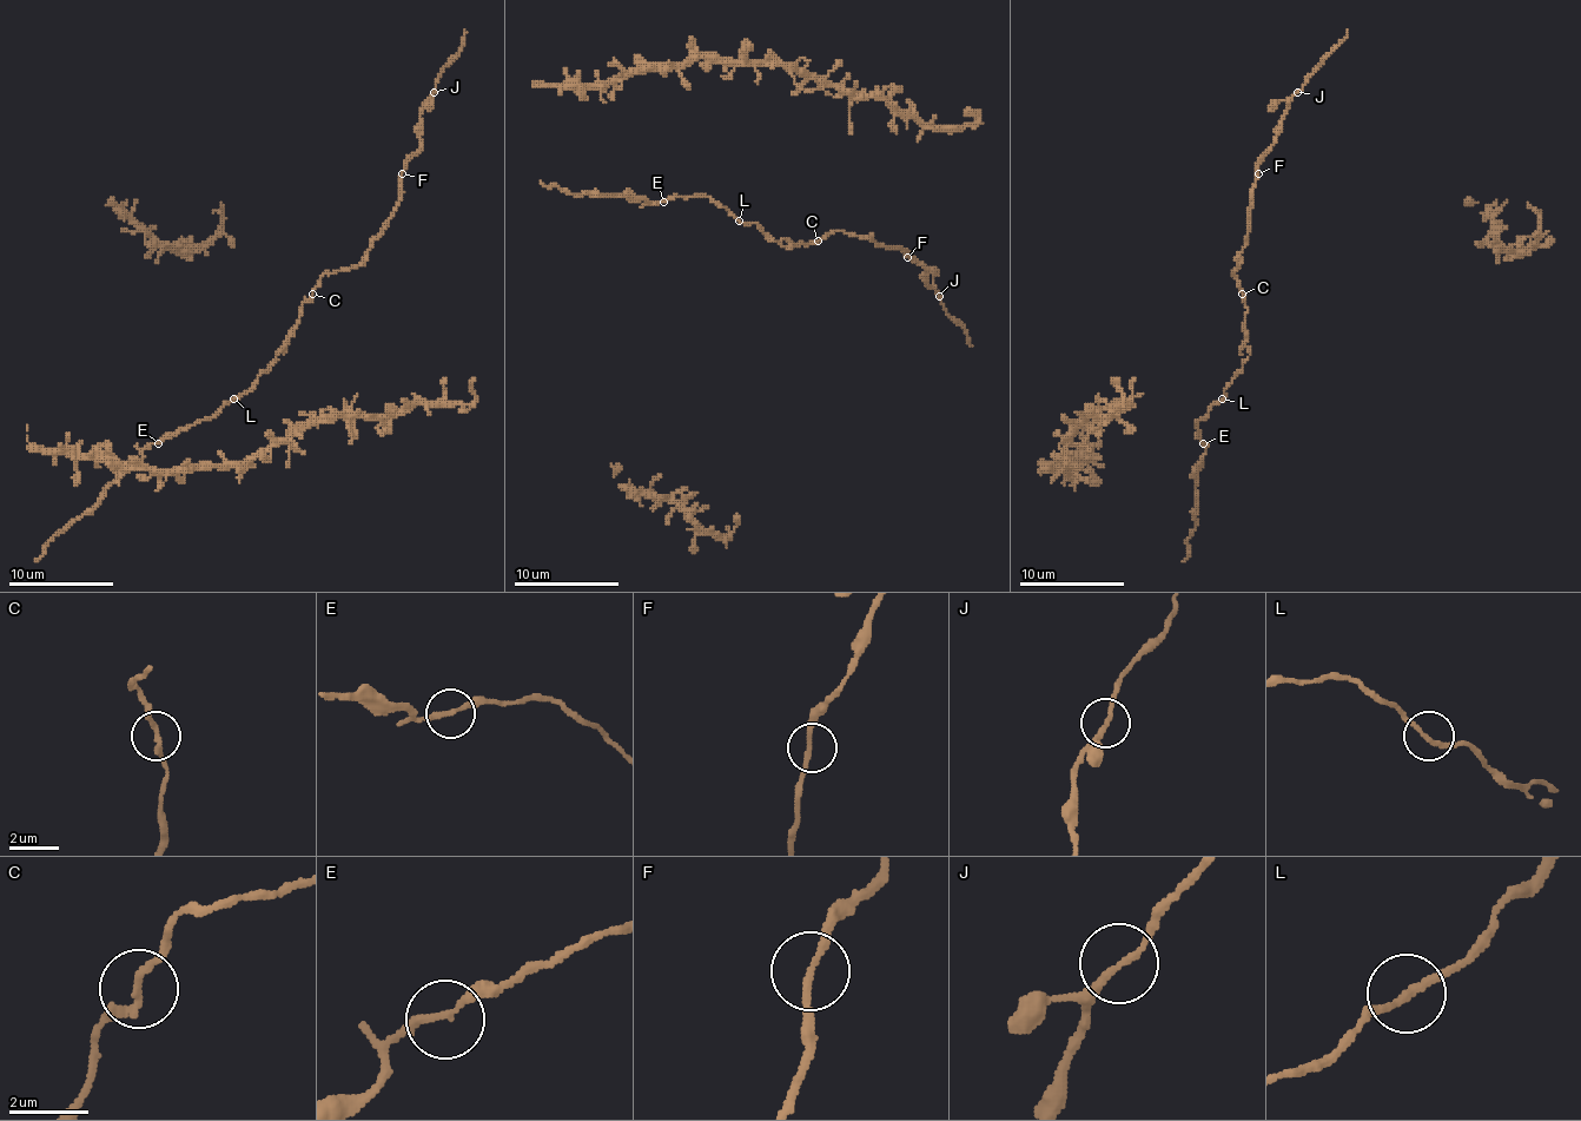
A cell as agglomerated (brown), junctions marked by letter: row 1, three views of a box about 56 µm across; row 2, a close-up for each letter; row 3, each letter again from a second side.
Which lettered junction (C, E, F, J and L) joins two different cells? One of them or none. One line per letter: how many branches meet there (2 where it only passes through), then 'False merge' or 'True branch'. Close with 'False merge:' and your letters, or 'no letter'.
C: Branches: 2. True branch
E: Branches: 2. True branch
F: Branches: 2. True branch
J: Branches: 2. True branch
L: Branches: 2. True branch
False merge: no letter

